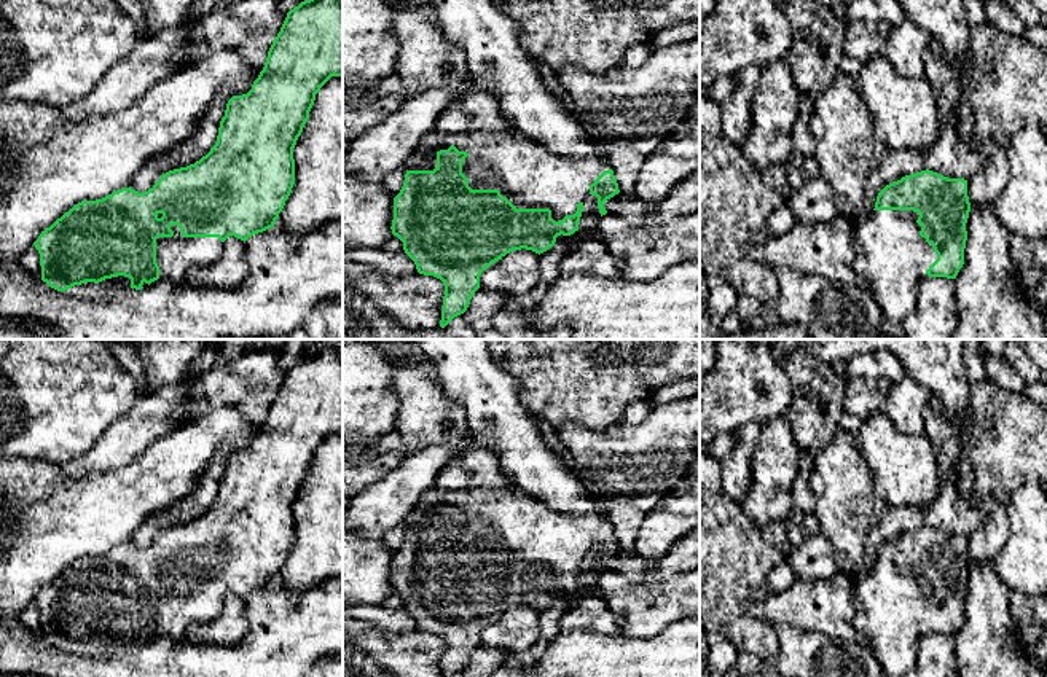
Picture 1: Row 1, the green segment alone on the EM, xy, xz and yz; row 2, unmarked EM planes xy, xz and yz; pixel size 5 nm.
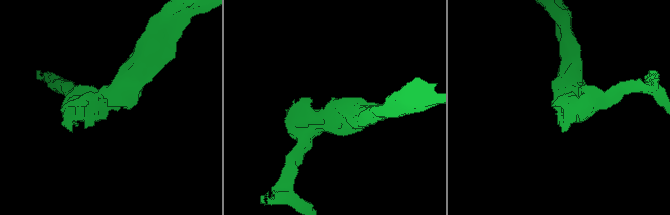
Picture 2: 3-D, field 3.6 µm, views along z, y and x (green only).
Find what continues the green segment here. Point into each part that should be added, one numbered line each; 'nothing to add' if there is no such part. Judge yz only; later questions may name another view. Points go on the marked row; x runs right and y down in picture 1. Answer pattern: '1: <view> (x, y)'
1: yz (891, 257)

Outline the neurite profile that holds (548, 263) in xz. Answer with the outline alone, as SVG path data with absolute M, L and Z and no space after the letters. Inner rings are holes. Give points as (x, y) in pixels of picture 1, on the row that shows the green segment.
M566 237L561 242L555 242L551 248L540 253L539 269L540 279L539 284L527 293L531 296L543 296L545 292L561 277L559 261L577 248L578 239Z

